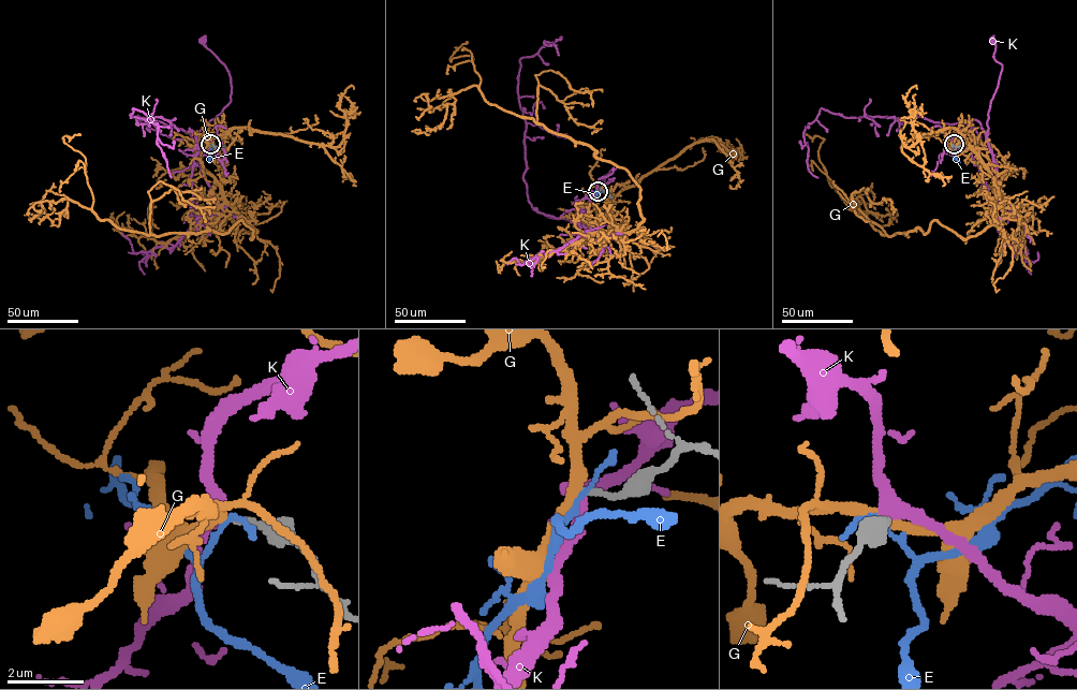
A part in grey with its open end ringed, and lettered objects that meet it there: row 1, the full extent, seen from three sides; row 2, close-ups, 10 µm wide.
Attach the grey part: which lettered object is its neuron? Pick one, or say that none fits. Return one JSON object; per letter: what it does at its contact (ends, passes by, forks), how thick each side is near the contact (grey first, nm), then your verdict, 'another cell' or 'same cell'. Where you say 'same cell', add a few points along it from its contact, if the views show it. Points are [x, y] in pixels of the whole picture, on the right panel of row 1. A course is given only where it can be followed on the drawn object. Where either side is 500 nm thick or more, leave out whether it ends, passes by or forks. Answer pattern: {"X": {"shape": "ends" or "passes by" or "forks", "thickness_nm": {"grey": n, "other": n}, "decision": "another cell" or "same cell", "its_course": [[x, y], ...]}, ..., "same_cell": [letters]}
{"E": {"shape": "passes by", "thickness_nm": {"grey": 160, "other": 90}, "decision": "another cell"}, "G": {"shape": "passes by", "thickness_nm": {"grey": 150, "other": 320}, "decision": "another cell"}, "K": {"shape": "passes by", "thickness_nm": {"grey": 150, "other": 340}, "decision": "same cell", "its_course": [[954, 144], [989, 149], [988, 113], [1002, 65], [994, 59], [992, 39]]}, "same_cell": ["K"]}

